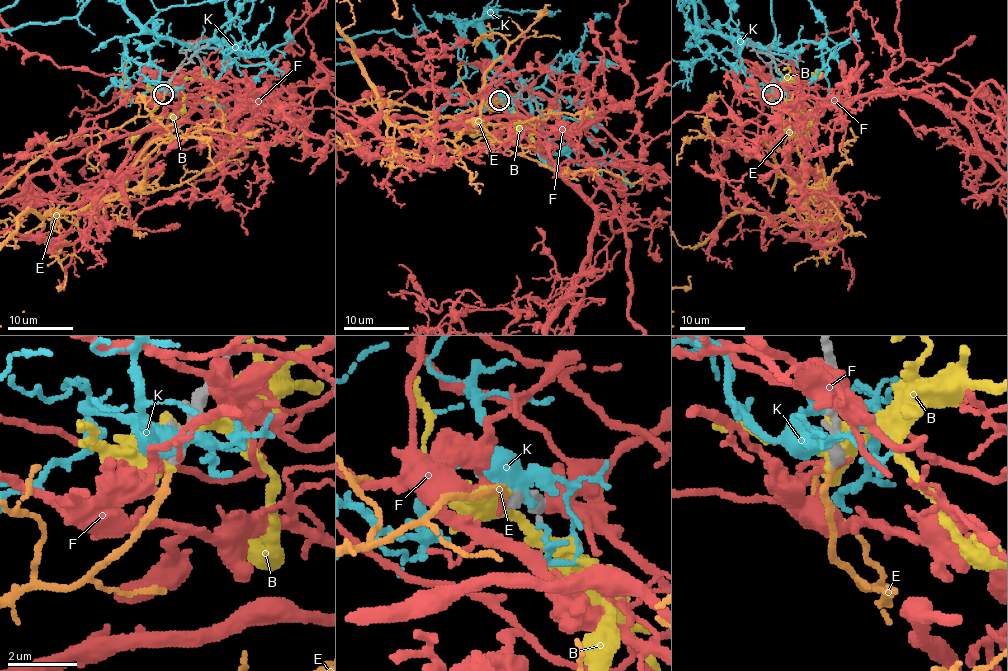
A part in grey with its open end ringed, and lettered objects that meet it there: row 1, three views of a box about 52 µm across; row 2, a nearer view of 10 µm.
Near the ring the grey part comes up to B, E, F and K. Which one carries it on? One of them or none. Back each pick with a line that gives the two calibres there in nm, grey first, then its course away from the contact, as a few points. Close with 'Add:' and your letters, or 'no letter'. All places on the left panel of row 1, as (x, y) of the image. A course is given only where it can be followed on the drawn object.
E: calibres 240 and 200 nm
Add: E

